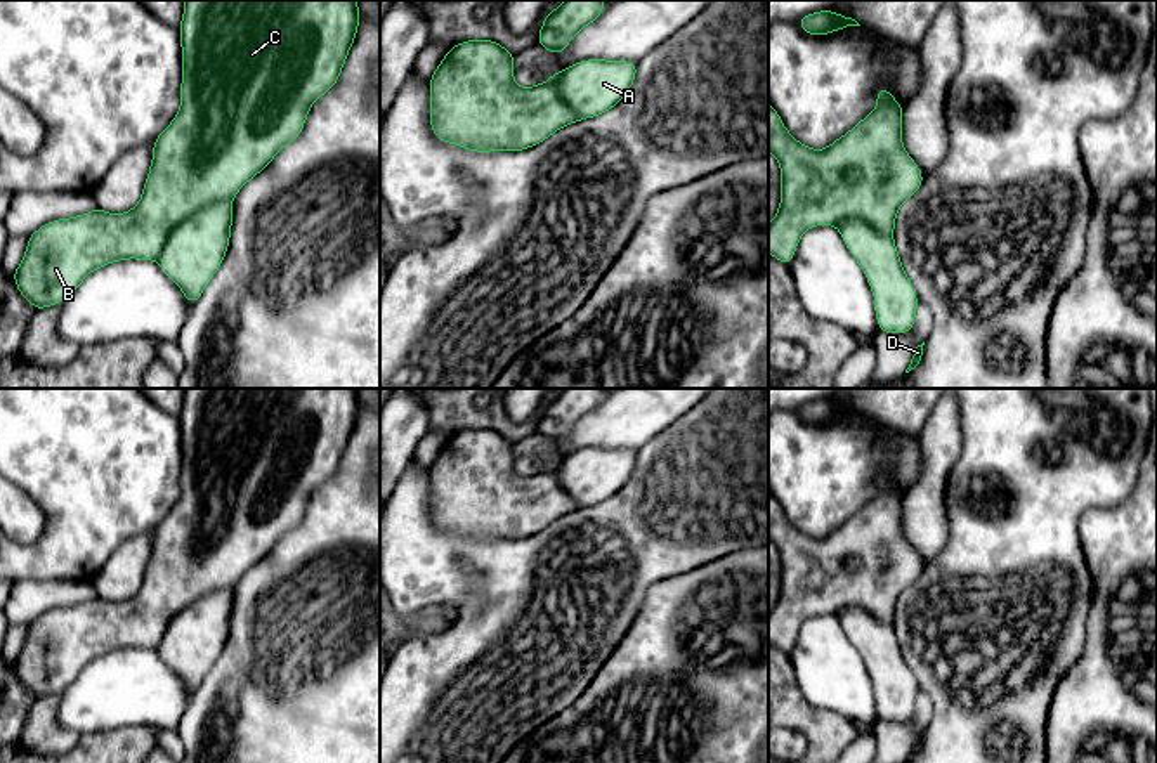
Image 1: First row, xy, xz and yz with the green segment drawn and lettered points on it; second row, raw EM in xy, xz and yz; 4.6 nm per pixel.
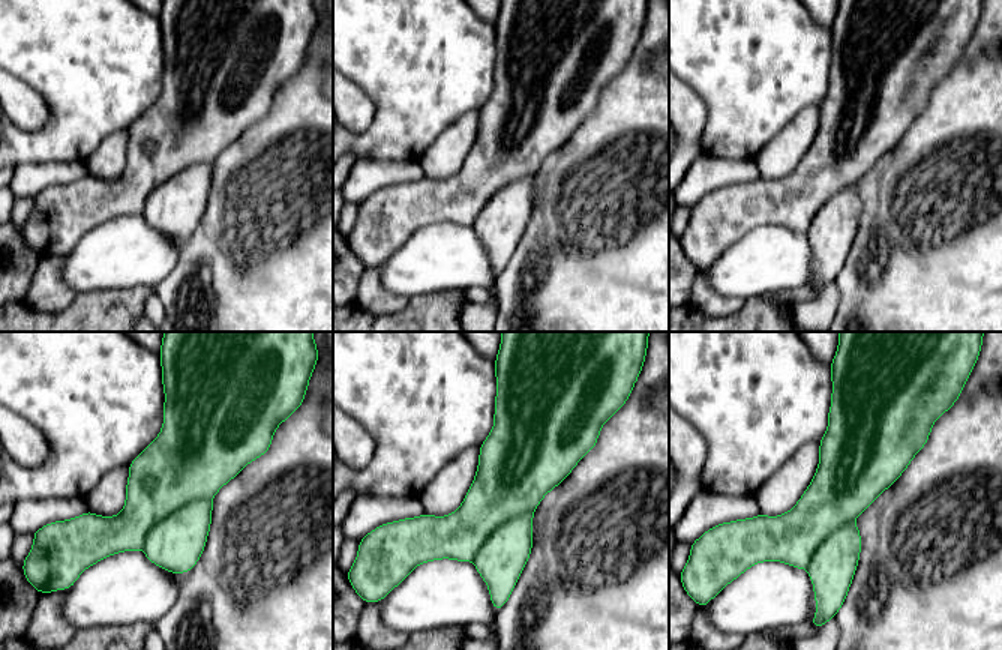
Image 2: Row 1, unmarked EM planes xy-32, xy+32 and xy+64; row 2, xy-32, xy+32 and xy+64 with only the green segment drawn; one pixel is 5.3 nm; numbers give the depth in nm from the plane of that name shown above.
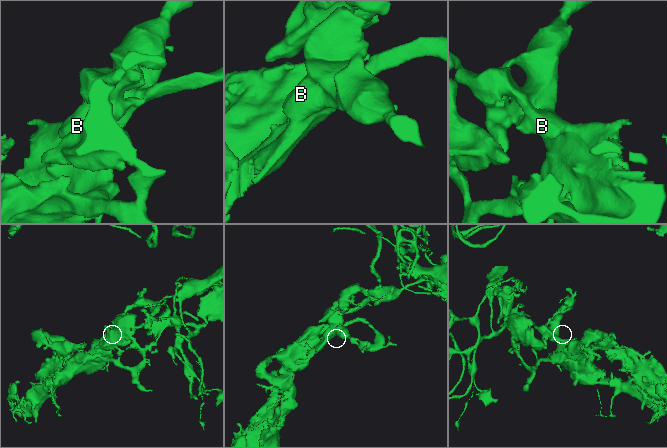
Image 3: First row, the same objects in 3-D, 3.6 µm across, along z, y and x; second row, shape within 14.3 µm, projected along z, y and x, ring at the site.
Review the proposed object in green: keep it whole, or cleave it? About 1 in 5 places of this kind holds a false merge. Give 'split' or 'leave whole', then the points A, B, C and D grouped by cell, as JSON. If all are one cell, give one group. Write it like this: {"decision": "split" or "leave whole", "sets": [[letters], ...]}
{"decision": "leave whole", "sets": [["A", "B", "C", "D"]]}

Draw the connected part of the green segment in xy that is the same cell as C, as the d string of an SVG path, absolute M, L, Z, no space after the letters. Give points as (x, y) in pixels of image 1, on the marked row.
M184 0L182 23L179 26L182 47L182 83L180 83L180 109L170 125L154 139L151 168L142 189L139 203L125 213L108 213L95 208L88 213L57 218L28 238L26 253L12 274L19 293L36 309L59 305L64 298L76 291L83 279L95 269L108 264L137 258L156 260L160 269L182 290L187 302L196 303L210 283L213 274L224 262L232 225L232 198L239 189L260 173L274 156L291 144L302 132L310 106L331 90L342 73L349 50L354 43L359 26L357 0Z

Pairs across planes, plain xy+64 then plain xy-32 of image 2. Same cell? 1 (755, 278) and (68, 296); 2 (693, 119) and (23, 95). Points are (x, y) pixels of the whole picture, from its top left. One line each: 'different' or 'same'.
1: different
2: same

